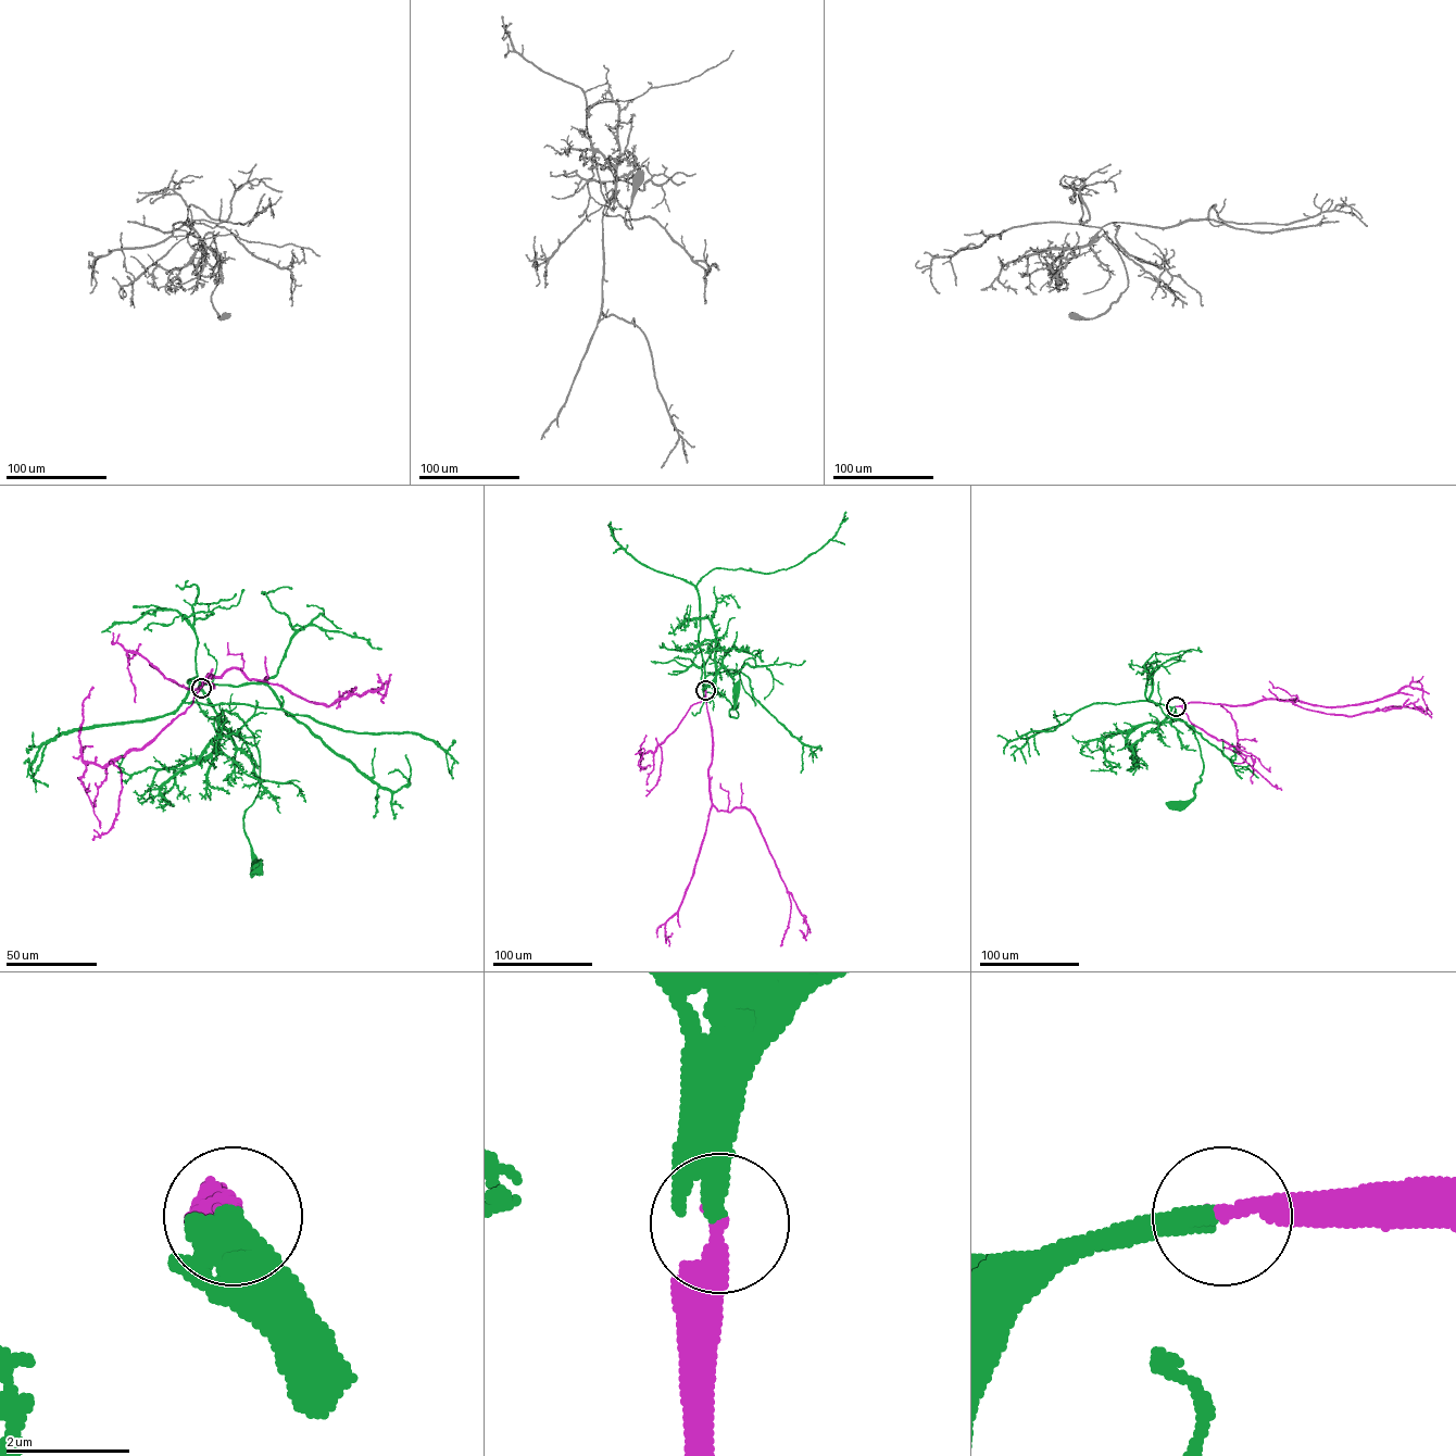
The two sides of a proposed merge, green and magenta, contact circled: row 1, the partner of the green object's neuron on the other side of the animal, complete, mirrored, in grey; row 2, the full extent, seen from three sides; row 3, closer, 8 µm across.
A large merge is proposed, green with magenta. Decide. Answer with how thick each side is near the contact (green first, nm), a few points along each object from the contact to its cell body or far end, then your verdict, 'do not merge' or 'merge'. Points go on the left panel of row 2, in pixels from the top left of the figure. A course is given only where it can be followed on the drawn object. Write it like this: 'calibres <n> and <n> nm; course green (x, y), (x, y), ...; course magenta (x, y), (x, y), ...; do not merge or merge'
calibres 220 and 300 nm; course green (201, 688), (217, 715), (224, 711), (237, 714), (259, 751), (258, 795), (243, 823), (258, 868); course magenta (201, 688), (203, 680), (213, 686), (206, 675), (236, 668), (324, 705), (387, 683), (384, 694), (371, 688); merge

